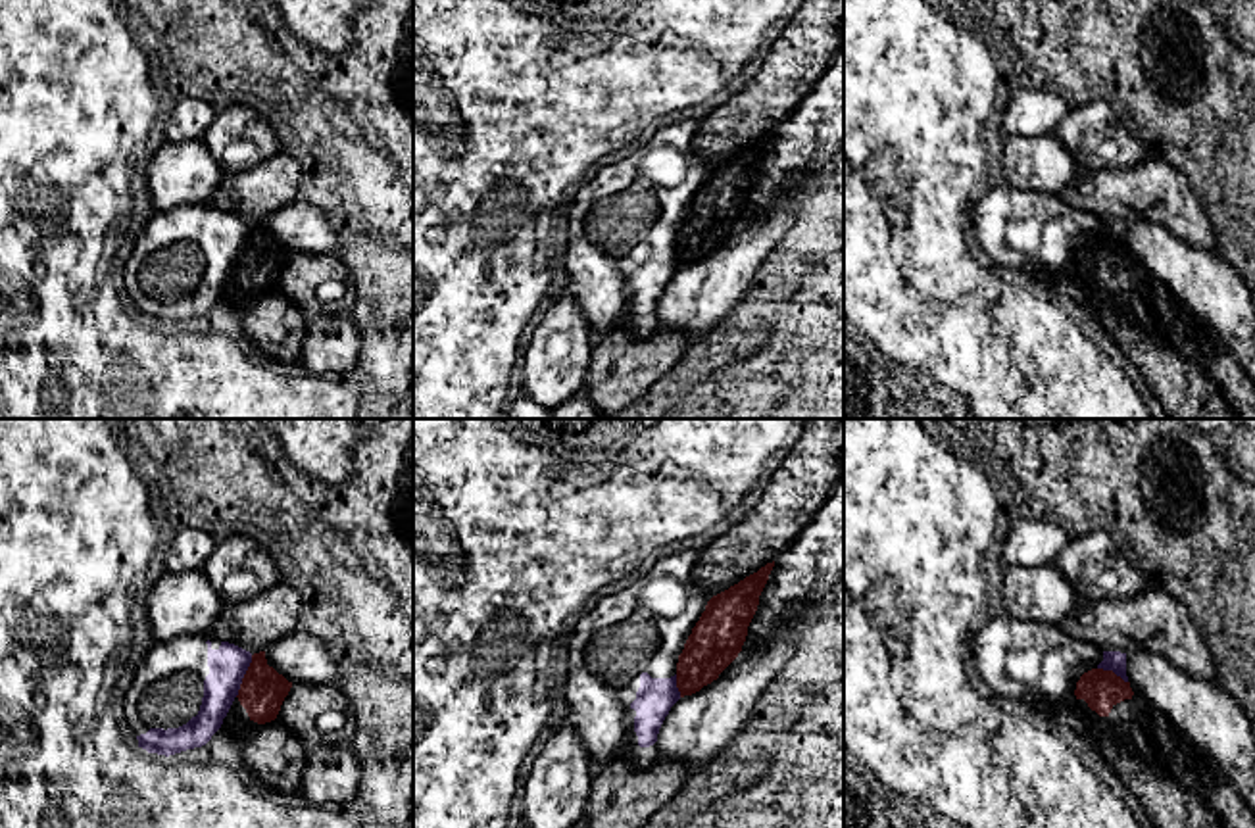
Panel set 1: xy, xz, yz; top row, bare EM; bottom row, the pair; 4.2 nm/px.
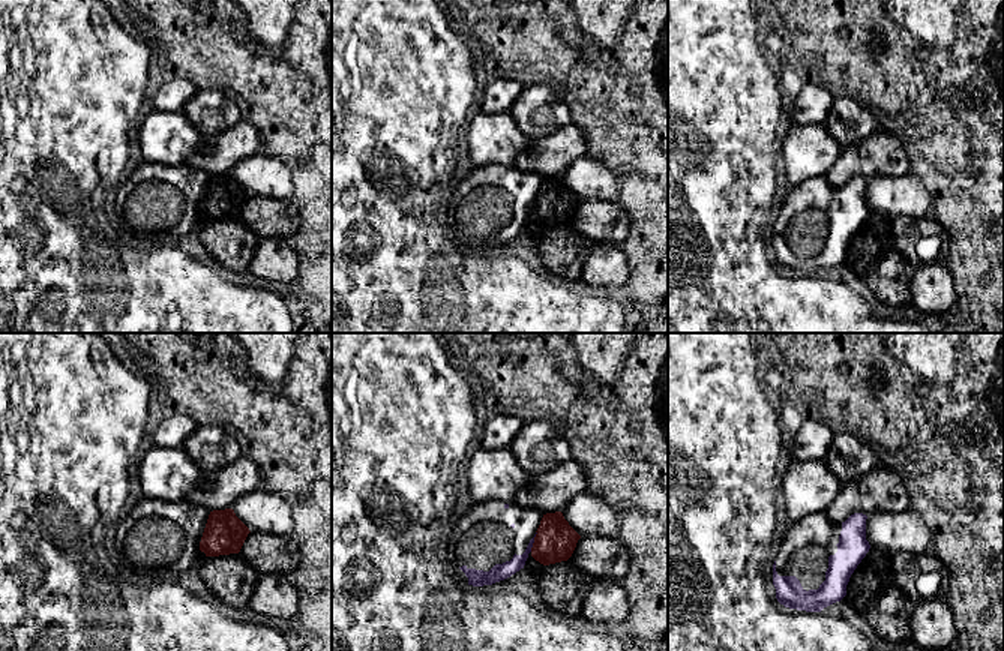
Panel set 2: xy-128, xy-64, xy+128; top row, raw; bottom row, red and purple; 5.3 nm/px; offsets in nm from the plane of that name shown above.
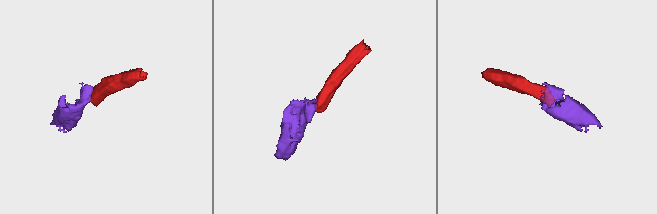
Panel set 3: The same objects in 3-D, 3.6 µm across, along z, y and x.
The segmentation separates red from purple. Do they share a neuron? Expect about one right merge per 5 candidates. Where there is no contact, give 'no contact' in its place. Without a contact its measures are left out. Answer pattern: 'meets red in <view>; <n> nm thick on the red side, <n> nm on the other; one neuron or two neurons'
meets red in xy; 190 nm thick on the red side, 160 nm on the other; two neurons

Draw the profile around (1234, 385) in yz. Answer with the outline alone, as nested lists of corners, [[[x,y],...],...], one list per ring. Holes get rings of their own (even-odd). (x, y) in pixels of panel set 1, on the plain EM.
[[[1215,332],[1199,340],[1207,361],[1207,375],[1240,419],[1255,419],[1255,382],[1240,367],[1238,359],[1224,350]]]

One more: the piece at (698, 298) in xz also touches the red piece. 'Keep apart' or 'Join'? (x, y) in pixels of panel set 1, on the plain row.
Keep apart

